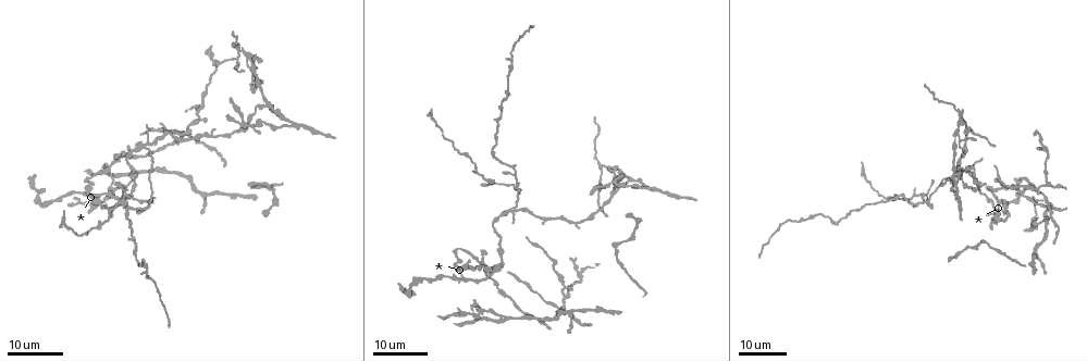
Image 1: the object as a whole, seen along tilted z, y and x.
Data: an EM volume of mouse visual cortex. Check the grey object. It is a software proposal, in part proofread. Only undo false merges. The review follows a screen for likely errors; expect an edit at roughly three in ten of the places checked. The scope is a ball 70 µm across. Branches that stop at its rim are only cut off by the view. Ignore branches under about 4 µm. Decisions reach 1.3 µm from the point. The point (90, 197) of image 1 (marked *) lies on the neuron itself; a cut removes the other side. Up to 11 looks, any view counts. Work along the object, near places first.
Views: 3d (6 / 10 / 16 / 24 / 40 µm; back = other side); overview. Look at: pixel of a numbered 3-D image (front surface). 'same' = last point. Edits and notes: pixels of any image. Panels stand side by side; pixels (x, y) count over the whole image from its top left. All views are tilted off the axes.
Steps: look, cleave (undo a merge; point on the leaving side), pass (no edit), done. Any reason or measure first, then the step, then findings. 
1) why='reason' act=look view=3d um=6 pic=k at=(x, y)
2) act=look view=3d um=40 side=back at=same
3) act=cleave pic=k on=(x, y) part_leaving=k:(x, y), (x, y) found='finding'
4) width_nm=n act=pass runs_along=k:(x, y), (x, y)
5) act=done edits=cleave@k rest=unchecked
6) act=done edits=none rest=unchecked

act=look view=3d um=24 pic=1 at=(561, 292)

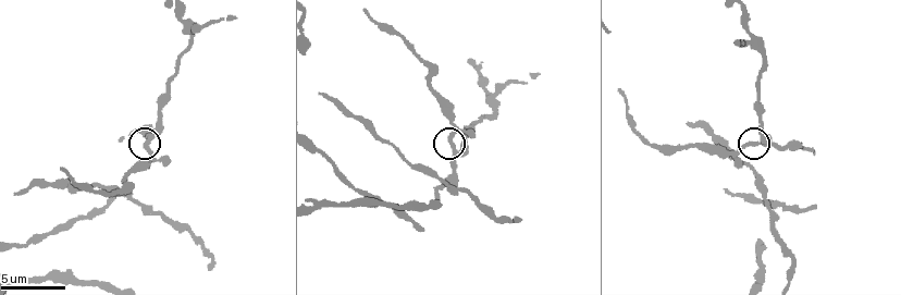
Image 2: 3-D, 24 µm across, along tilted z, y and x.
act=look view=3d um=10 pic=2 at=(452, 144)

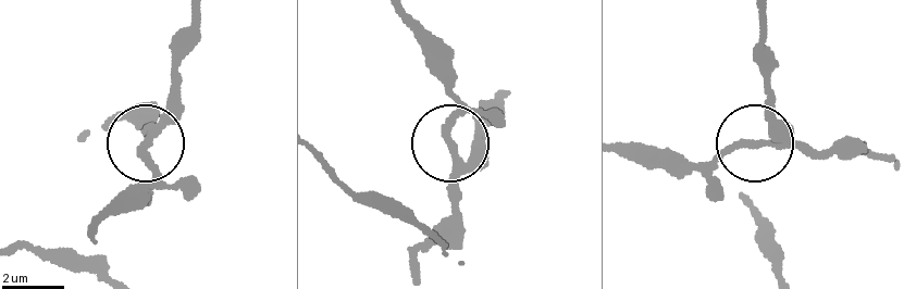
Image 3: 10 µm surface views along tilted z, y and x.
width_nm=210 act=pass found='all the same neuron'

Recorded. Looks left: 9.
why='two arms in line, one across' act=look view=3d um=16 pic=1 at=(143, 147)

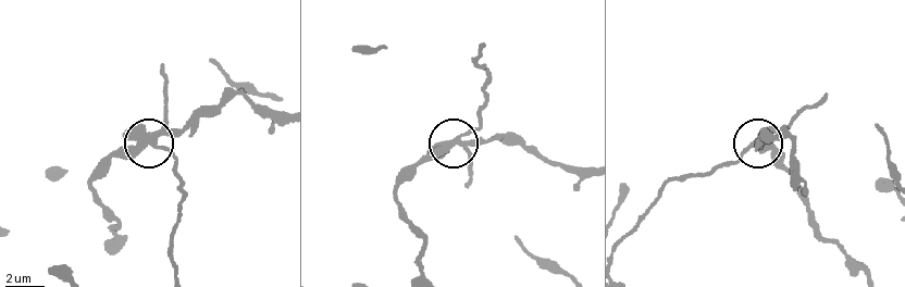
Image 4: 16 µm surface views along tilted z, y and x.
act=look view=3d um=10 pic=4 at=(456, 140)

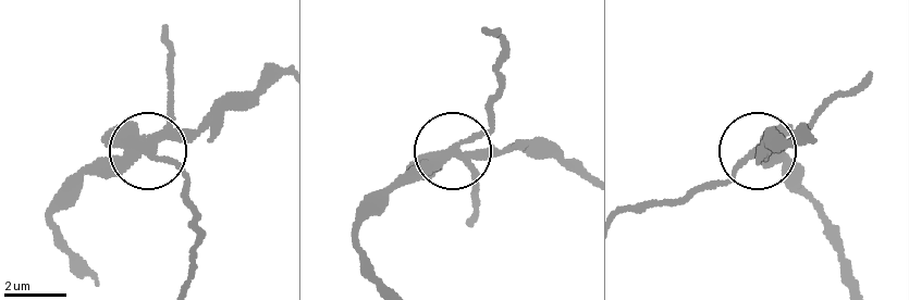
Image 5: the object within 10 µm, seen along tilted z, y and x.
act=look view=3d um=6 pic=5 at=(148, 149)

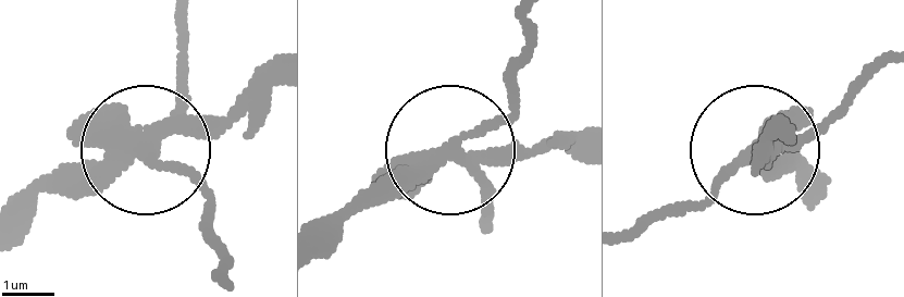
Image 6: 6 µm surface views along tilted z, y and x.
arms=3 act=cleave pic=6 on=(192, 173) part_leaving=6:(136, 143), (188, 183), (228, 267) found='a second neuron is stuck on'

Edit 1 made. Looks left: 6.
act=look view=overview

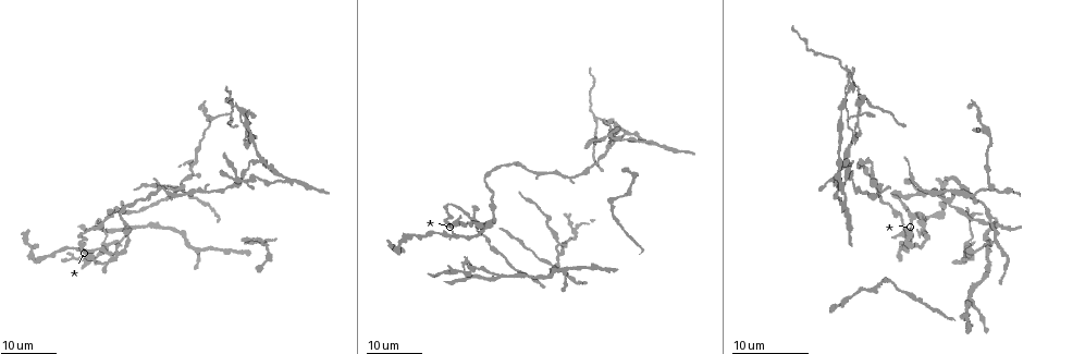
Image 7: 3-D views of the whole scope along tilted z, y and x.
why='a fork' act=look view=3d um=24 pic=7 at=(263, 158)

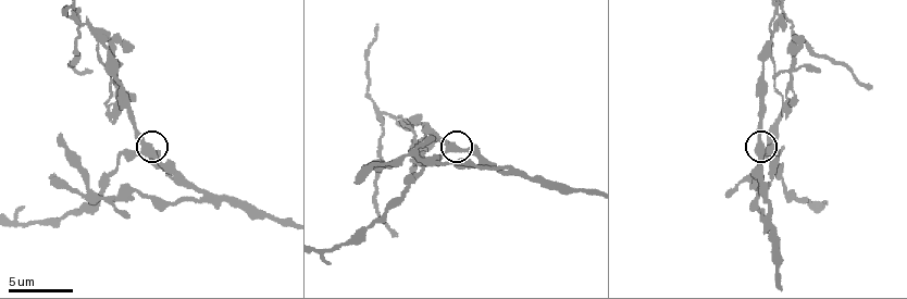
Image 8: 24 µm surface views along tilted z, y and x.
act=look view=3d um=10 pic=8 at=(759, 142)

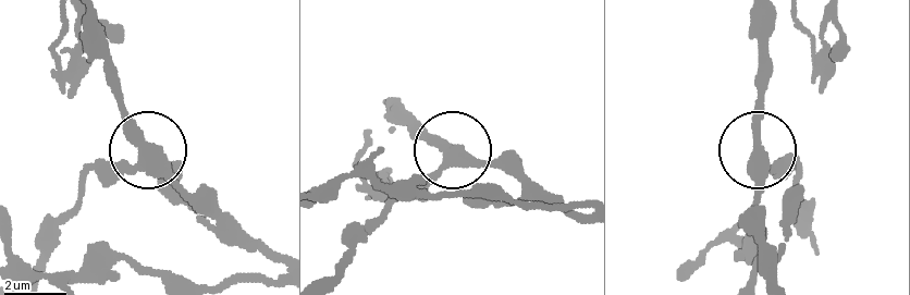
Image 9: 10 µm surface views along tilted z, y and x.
act=pass runs_along=9:(807, 230), (797, 172), (755, 155), (754, 237) found='continuous, no second neuron'

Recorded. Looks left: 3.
why='two arms in line, one across' act=look view=3d um=6 pic=8 at=(497, 166)

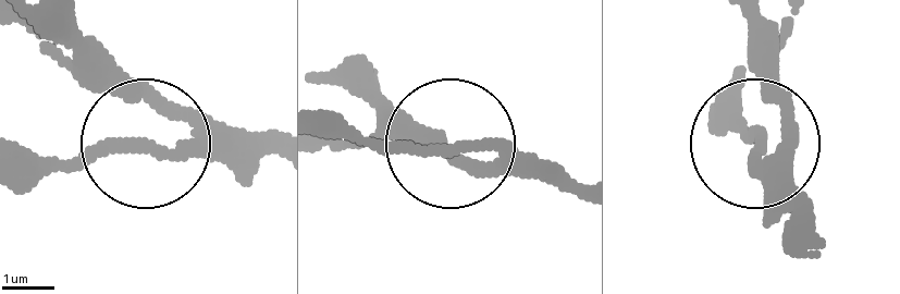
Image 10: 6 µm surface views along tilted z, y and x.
why='other side' act=look view=3d um=6 side=back pic=10 at=(151, 150)

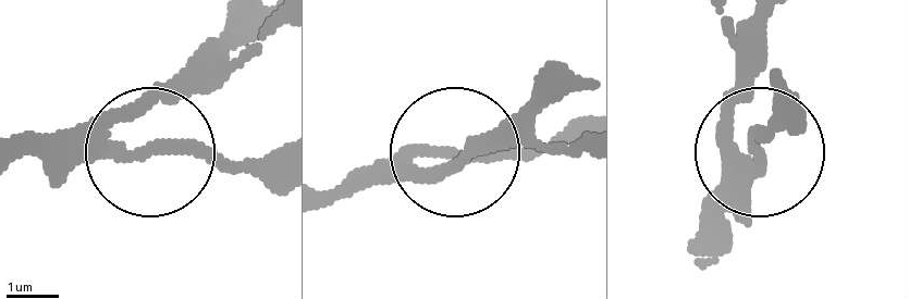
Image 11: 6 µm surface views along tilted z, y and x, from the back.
arms=3 act=pass runs_along=11:(257, 24), (152, 108), (139, 152), (27, 139) found='all the same neuron'

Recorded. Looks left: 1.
act=done edits=cleave@6 rest=unchecked

